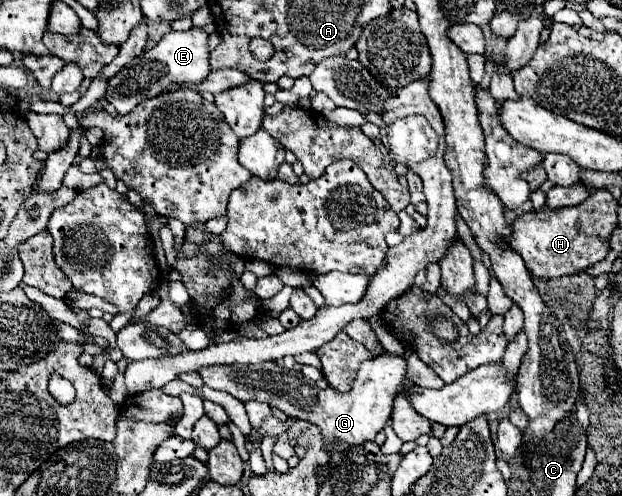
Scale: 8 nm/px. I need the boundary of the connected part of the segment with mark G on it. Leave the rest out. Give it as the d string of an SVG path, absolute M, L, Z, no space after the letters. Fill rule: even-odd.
M386 352L384 356L366 360L358 376L354 380L354 388L346 394L340 394L334 388L320 390L312 380L304 378L302 372L288 370L284 366L278 366L274 362L262 362L262 364L234 364L234 366L214 366L214 368L202 368L198 372L206 386L224 390L232 394L234 398L246 402L246 400L258 400L266 402L272 408L282 410L286 416L304 418L320 428L326 452L332 456L332 452L348 452L352 448L364 446L366 442L372 442L378 432L382 432L384 424L390 418L392 402L396 394L400 392L400 386L404 386L406 380L406 360L402 356Z

